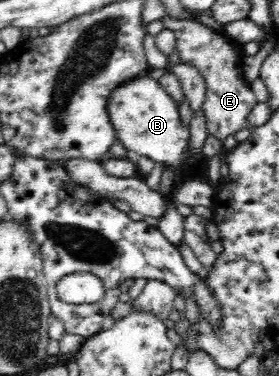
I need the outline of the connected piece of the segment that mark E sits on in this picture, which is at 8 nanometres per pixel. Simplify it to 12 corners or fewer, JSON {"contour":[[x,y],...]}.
{"contour":[[193,18],[174,20],[178,55],[206,82],[208,136],[251,129],[259,101],[243,44]]}

